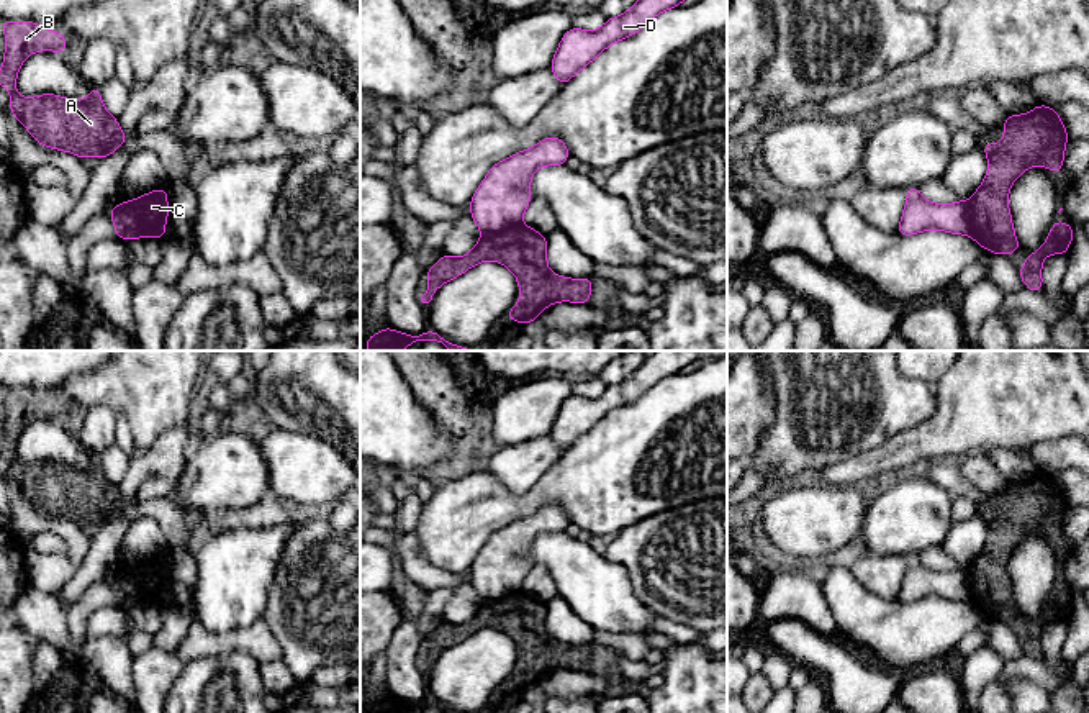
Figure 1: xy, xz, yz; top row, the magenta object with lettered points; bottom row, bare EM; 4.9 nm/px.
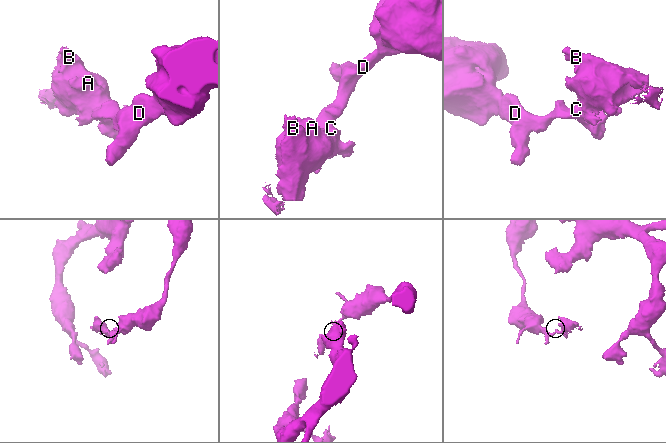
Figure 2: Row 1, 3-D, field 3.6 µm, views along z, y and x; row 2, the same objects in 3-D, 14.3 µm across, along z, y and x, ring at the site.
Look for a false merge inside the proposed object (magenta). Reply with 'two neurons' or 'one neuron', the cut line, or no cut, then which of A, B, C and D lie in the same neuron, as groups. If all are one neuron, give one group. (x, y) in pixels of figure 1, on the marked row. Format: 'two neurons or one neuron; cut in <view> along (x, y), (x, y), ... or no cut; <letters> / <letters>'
two neurons; cut in xy along (128, 202), (138, 222), (138, 236); A B C / D

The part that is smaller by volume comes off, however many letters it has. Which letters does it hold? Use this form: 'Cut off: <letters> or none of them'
Cut off: A, B, C

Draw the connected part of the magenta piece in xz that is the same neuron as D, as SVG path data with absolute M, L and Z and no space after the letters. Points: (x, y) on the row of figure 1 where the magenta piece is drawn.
M639 0L624 15L608 18L596 31L570 28L554 56L552 72L560 85L586 67L609 44L639 33L658 13L676 8L683 0Z

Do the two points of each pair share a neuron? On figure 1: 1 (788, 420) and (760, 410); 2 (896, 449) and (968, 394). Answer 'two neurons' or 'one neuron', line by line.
1: two neurons
2: one neuron

